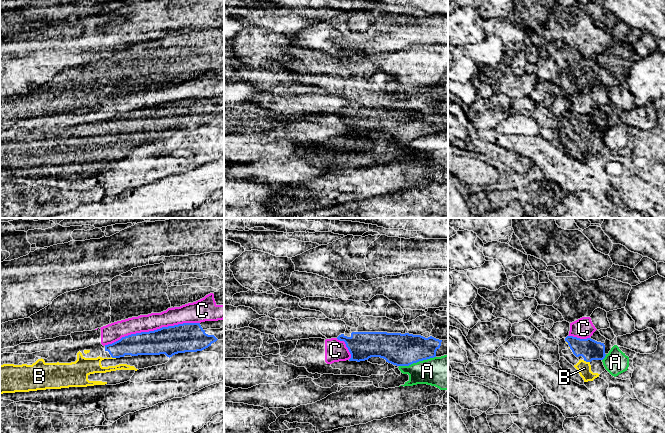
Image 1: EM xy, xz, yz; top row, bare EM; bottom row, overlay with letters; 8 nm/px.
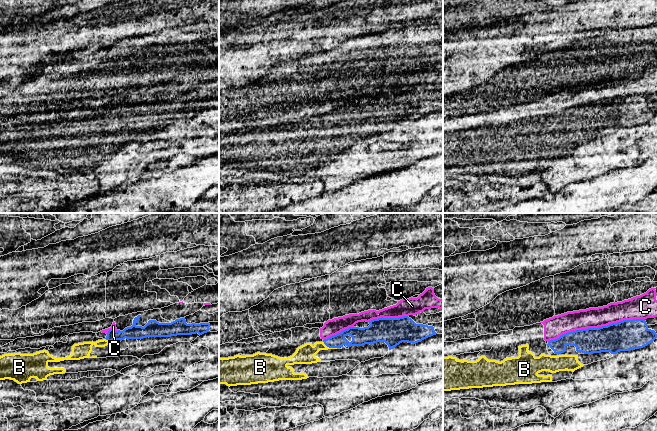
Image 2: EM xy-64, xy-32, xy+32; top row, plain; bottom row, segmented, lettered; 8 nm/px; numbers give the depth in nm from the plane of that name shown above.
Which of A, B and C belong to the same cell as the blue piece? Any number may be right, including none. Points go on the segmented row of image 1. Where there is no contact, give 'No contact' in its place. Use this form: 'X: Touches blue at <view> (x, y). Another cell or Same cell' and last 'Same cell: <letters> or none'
A: Touches blue at xz (417, 361). Another cell
B: Touches blue at yz (586, 361). Same cell
C: Touches blue at xy (151, 331). Another cell
Same cell: B

